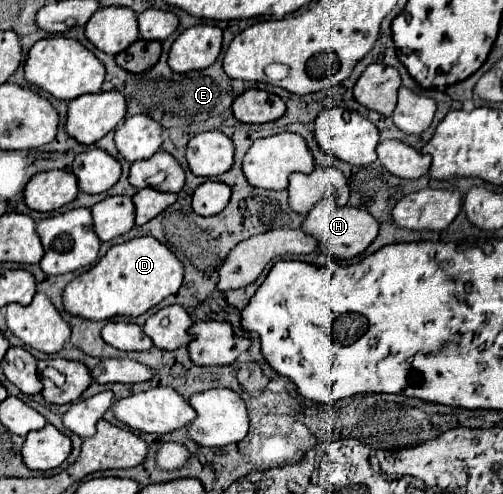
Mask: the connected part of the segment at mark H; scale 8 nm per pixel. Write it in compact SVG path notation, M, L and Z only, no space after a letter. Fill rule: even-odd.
M325 198L321 200L305 218L303 230L317 236L323 248L329 248L337 258L349 260L361 252L367 250L367 246L377 238L379 234L379 222L365 210L365 208L353 208L353 206L337 206L333 200Z

